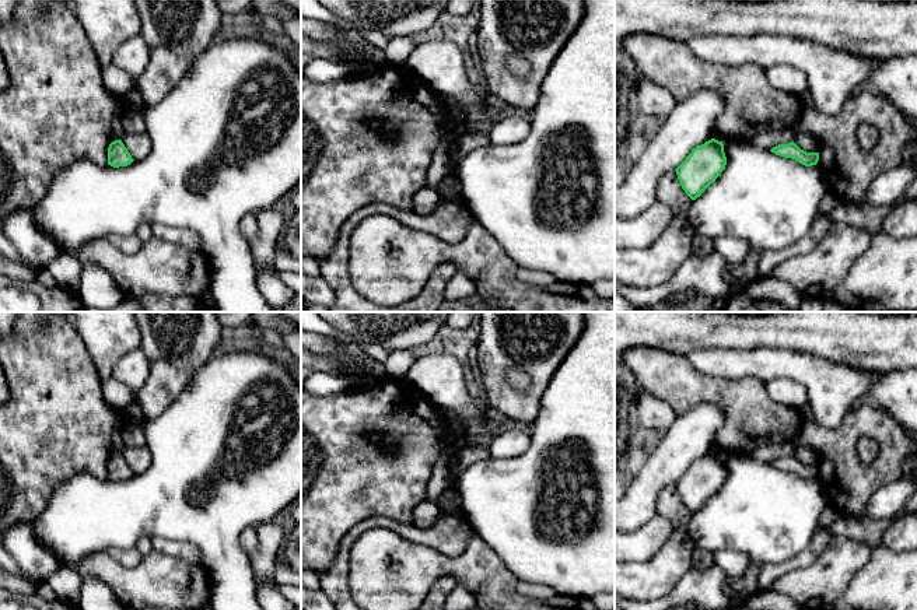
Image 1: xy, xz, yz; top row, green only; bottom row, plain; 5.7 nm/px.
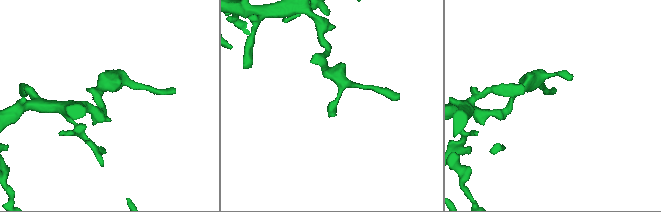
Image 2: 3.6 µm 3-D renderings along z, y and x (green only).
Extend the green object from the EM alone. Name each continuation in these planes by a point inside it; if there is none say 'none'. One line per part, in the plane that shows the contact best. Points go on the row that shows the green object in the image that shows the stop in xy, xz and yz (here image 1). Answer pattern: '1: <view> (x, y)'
none

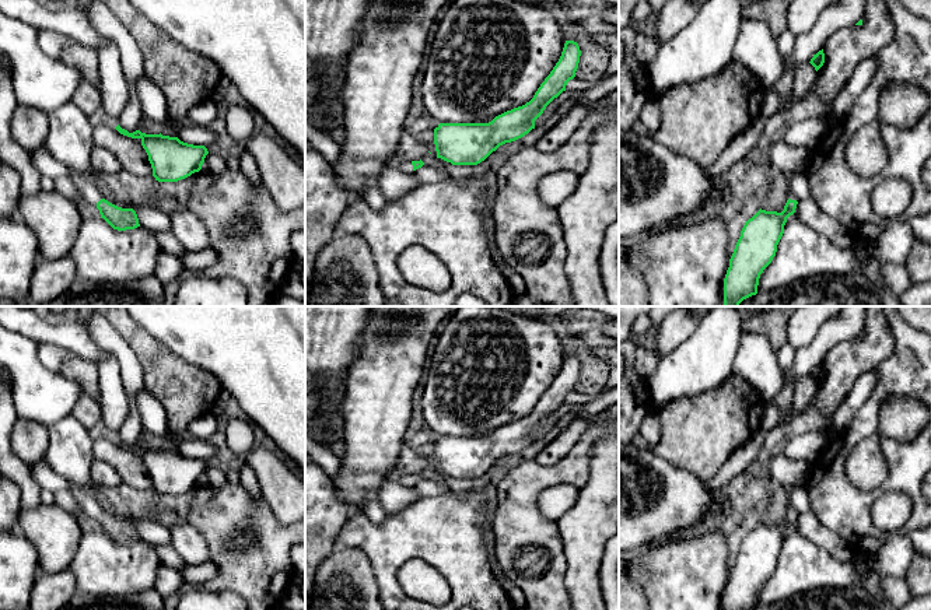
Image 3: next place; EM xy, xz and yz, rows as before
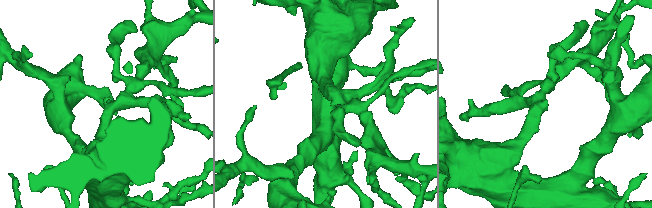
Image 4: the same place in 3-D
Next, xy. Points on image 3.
1: xy (69, 140)

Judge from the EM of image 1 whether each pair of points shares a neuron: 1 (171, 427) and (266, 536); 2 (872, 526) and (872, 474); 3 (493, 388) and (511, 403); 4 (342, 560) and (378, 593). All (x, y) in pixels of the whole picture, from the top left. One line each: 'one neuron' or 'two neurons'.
1: two neurons
2: two neurons
3: one neuron
4: two neurons

